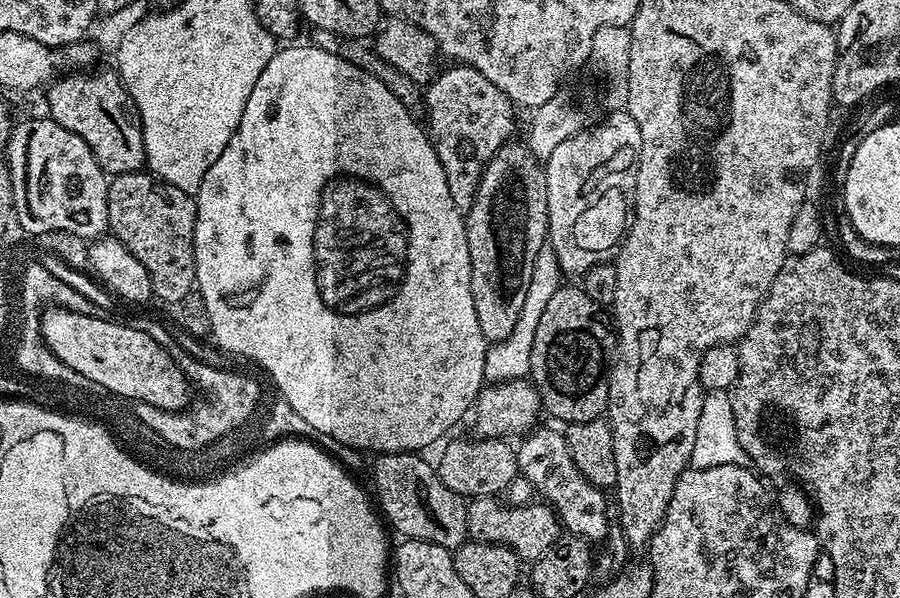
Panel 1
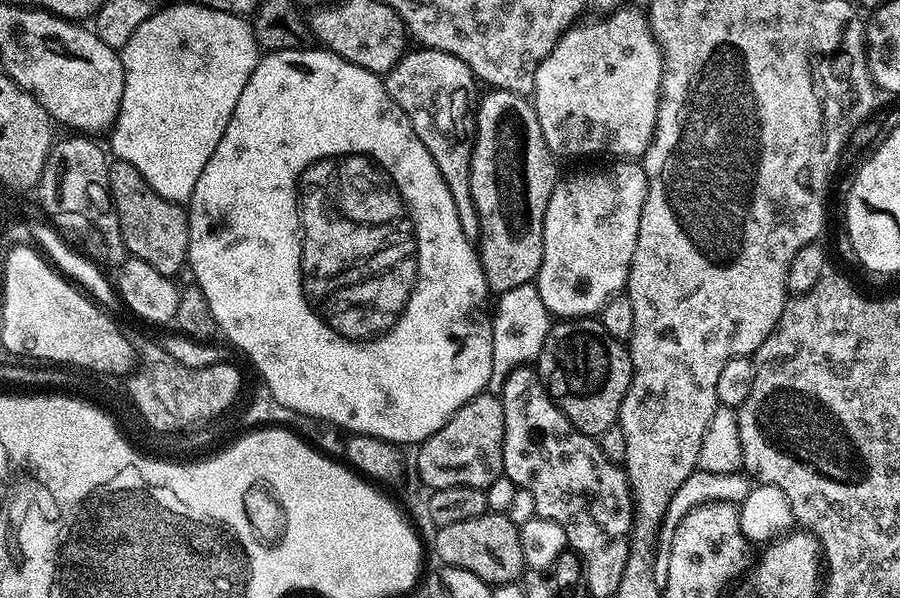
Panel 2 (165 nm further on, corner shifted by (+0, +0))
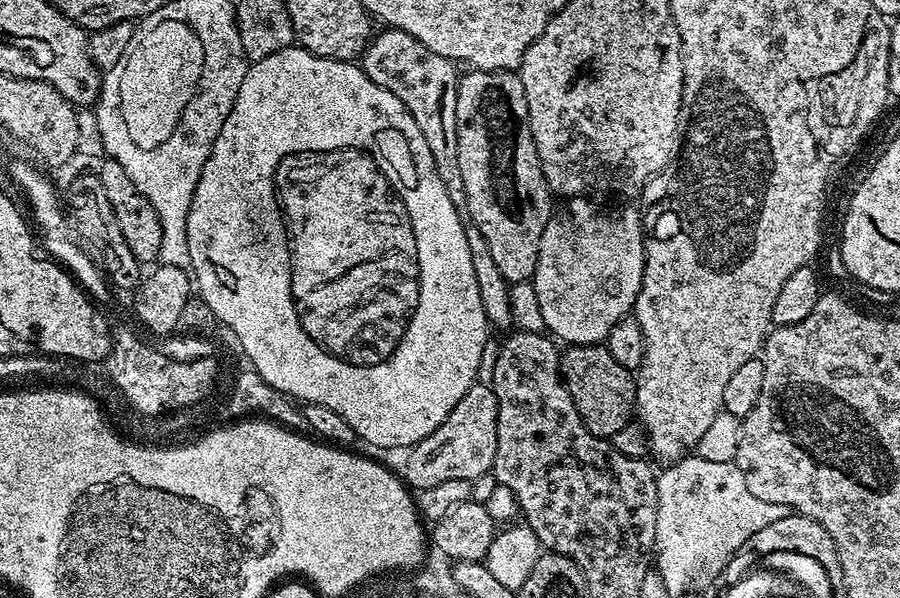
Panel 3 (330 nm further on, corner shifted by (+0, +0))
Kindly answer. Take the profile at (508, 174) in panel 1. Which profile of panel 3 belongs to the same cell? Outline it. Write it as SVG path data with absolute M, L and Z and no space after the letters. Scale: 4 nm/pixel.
M468 70L468 72L459 77L460 85L458 86L458 170L462 170L462 186L466 186L466 202L468 203L467 216L474 218L474 226L478 226L478 230L482 230L482 238L486 238L486 246L490 246L490 258L494 258L494 262L498 265L498 271L502 273L502 278L506 278L509 285L522 284L531 281L534 270L538 266L538 246L542 242L542 230L546 230L546 222L554 215L554 207L552 208L552 200L554 201L554 194L548 188L546 178L542 174L542 166L540 165L540 159L538 158L538 150L534 146L534 138L532 137L532 131L530 130L530 118L528 117L528 103L526 102L526 94L524 93L524 87L520 81L519 75L515 71L511 72L482 72L479 70Z

